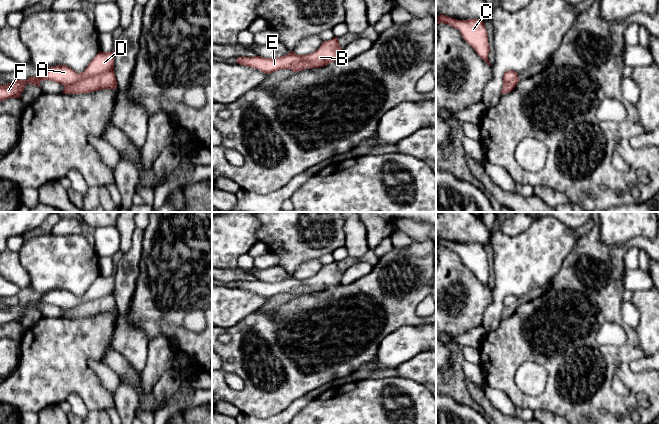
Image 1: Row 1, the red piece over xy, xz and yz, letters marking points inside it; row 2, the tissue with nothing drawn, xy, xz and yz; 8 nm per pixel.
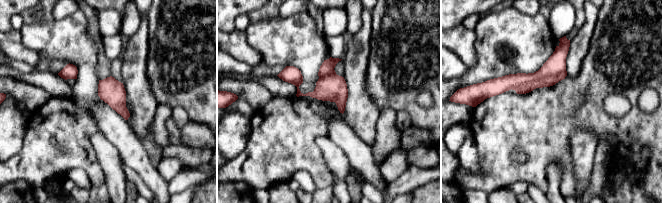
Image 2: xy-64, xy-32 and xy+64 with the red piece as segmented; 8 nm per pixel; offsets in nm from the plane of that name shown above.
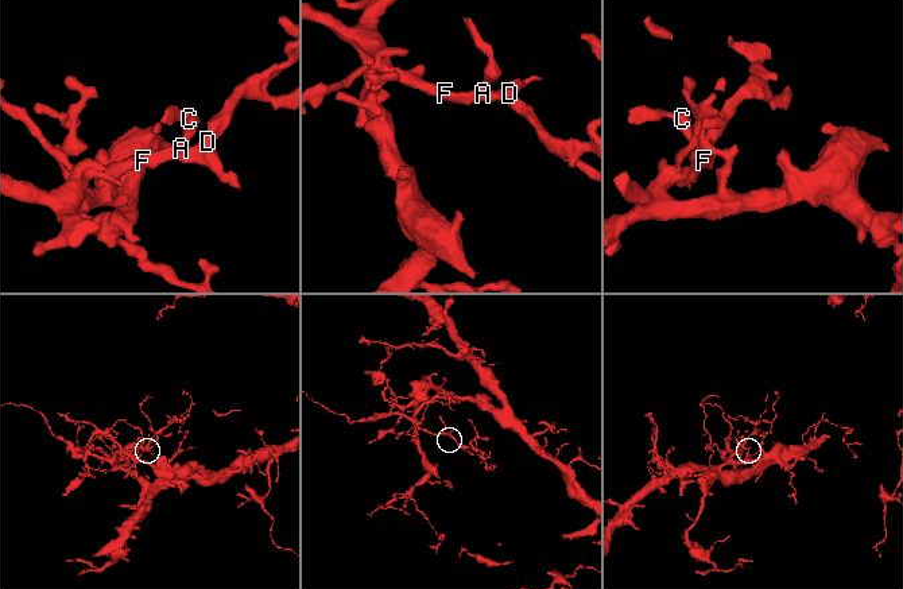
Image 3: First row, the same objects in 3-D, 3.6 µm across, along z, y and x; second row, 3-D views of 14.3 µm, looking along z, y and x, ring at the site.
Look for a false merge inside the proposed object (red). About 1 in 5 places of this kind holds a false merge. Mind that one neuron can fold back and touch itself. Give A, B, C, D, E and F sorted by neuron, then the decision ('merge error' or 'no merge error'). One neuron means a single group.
A B C D E F; no merge error

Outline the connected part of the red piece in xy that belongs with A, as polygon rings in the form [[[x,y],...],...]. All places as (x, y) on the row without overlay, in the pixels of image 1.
[[[99,276],[87,292],[77,297],[66,289],[56,289],[44,294],[39,300],[0,309],[0,326],[20,322],[25,309],[30,307],[41,312],[39,306],[49,304],[64,310],[65,318],[82,318],[103,313],[116,313],[114,276]]]

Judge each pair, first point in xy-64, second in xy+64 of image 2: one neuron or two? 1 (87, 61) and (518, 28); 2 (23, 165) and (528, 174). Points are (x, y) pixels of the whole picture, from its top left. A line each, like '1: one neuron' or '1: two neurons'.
1: one neuron
2: one neuron

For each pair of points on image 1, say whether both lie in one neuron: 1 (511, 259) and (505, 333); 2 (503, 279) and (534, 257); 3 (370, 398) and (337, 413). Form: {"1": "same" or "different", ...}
{"1": "different", "2": "same", "3": "same"}

